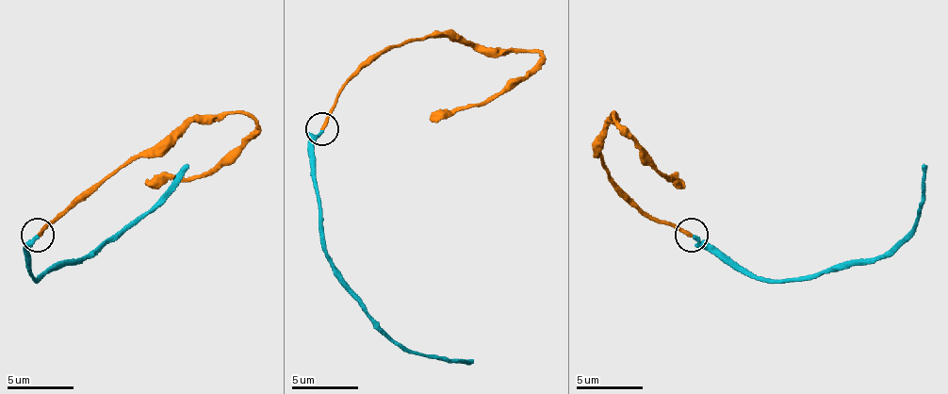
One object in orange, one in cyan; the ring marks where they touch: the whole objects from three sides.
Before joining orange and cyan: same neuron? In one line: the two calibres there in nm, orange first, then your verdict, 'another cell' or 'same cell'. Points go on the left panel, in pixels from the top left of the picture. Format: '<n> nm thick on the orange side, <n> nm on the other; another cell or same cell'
280 nm thick on the orange side, 260 nm on the other; same cell

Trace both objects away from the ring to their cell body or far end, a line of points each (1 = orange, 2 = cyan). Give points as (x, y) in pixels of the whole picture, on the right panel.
1: (692, 236), (655, 222), (602, 166), (598, 136), (612, 123), (612, 112), (622, 129), (661, 172), (685, 183)
2: (692, 236), (715, 253), (765, 279), (811, 279), (844, 266), (864, 266), (881, 259), (914, 225), (924, 162)

